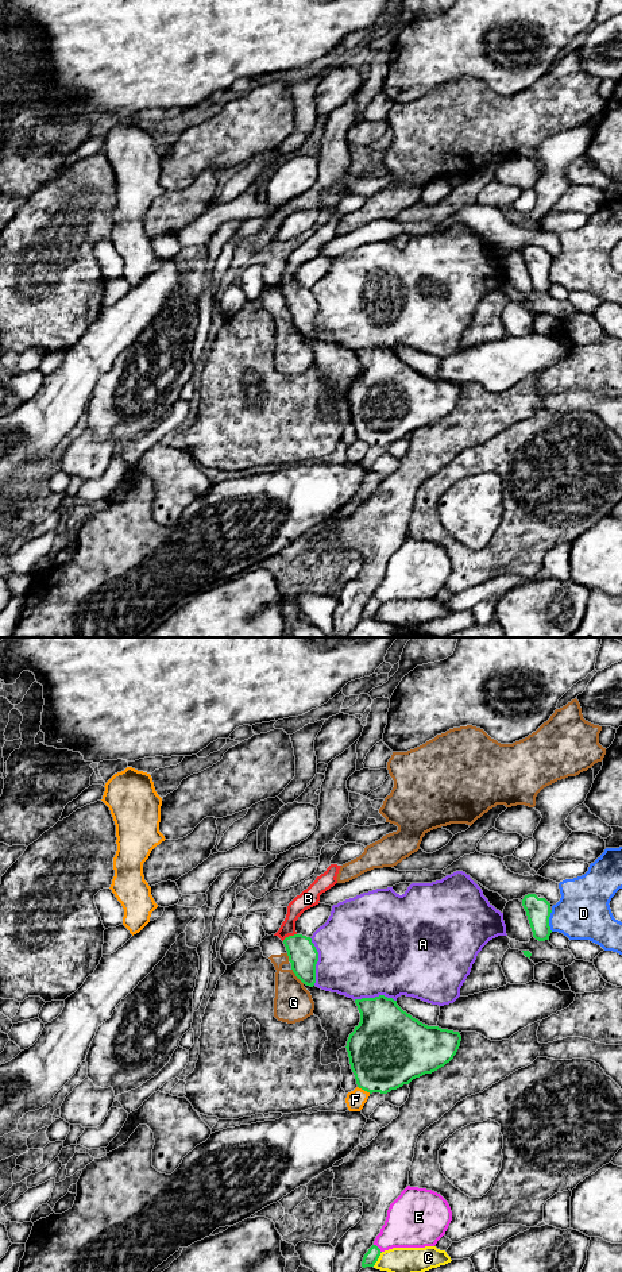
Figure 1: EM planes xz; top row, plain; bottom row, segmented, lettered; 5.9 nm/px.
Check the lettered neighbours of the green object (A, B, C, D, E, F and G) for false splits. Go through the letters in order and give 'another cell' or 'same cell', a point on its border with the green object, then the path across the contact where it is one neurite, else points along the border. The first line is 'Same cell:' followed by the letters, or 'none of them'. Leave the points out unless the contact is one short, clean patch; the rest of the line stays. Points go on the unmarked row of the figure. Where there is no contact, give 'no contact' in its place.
Same cell: B
A: another cell; contact xz (317, 312)
B: same cell; contact xz (289, 288); way xz (302, 307), (301, 301), (289, 288), (289, 273), (306, 251)
C: another cell; contact xz (378, 609)
D: another cell; contact xz (548, 273)
E: another cell; contact xz (378, 600)
F: another cell; contact xz (364, 442)
G: another cell; contact xz (297, 328)

